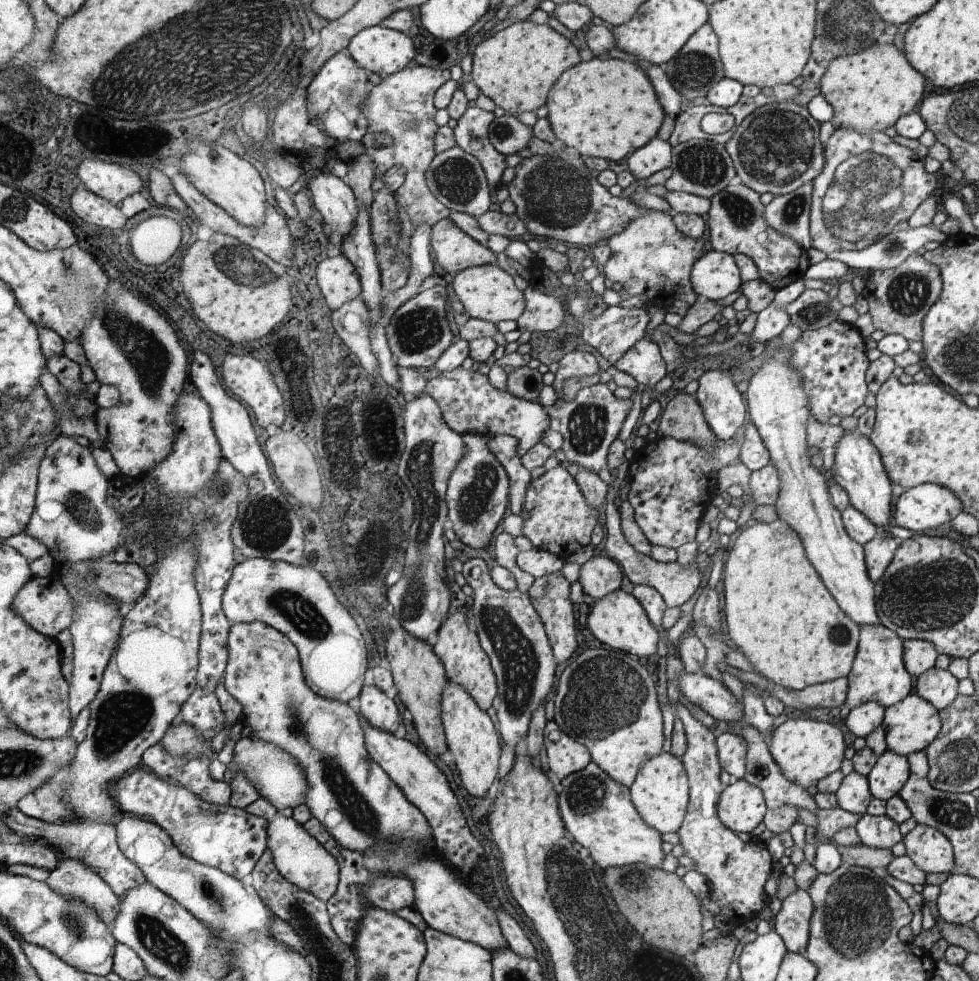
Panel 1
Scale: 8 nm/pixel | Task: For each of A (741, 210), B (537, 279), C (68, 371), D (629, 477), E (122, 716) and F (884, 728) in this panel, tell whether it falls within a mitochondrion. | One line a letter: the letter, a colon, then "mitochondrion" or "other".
A: mitochondrion
B: other
C: other
D: other
E: mitochondrion
F: other

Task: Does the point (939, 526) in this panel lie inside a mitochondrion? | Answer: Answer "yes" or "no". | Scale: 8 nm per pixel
no

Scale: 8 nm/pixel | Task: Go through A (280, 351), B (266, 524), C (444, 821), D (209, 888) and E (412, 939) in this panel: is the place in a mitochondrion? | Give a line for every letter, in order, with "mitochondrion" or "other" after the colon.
A: other
B: mitochondrion
C: other
D: mitochondrion
E: other

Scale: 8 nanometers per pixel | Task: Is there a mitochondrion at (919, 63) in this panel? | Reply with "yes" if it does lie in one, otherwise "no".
no

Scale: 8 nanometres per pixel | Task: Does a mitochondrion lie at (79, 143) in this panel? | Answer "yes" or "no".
no

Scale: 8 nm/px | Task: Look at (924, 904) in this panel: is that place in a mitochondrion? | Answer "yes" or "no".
no

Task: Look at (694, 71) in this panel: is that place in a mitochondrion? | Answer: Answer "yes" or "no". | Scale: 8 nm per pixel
yes

